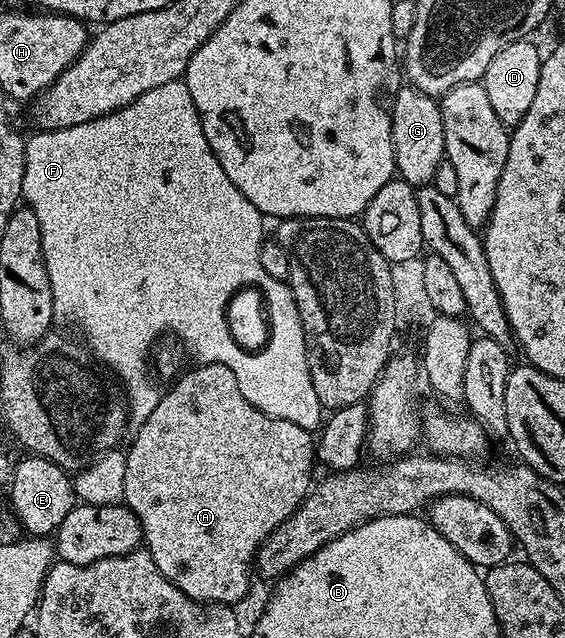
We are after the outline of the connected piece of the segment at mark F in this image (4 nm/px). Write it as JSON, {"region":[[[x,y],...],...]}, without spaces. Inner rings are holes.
{"region":[[[182,79],[165,82],[165,86],[153,86],[153,90],[141,94],[129,106],[101,118],[81,122],[81,126],[39,130],[34,134],[36,136],[28,135],[25,140],[22,199],[26,207],[31,208],[33,214],[37,214],[37,223],[41,225],[43,261],[49,274],[49,286],[53,290],[53,310],[60,321],[63,319],[67,324],[76,324],[87,335],[86,347],[121,381],[127,395],[128,423],[135,428],[143,425],[160,401],[161,388],[158,388],[154,378],[149,375],[149,354],[153,344],[163,334],[169,333],[180,336],[187,343],[188,352],[197,358],[199,364],[229,366],[229,370],[233,370],[233,378],[237,378],[237,387],[241,389],[241,394],[245,394],[247,401],[257,406],[257,410],[285,422],[297,422],[297,426],[302,428],[318,429],[324,423],[325,409],[317,398],[317,390],[313,390],[313,378],[307,361],[307,343],[303,337],[303,323],[295,301],[295,288],[287,280],[272,278],[261,267],[259,247],[265,239],[265,217],[257,210],[257,206],[253,206],[253,202],[249,202],[249,198],[245,198],[245,194],[241,194],[241,190],[237,190],[237,186],[233,186],[233,182],[229,182],[229,174],[225,174],[221,162],[217,162],[205,138],[199,111],[193,102],[193,94],[189,94],[187,83]],[[252,282],[263,284],[263,289],[268,293],[267,301],[273,309],[272,315],[275,316],[275,340],[271,340],[271,348],[267,348],[263,356],[243,356],[243,352],[239,352],[234,332],[231,332],[227,325],[227,303],[231,288]]]}

